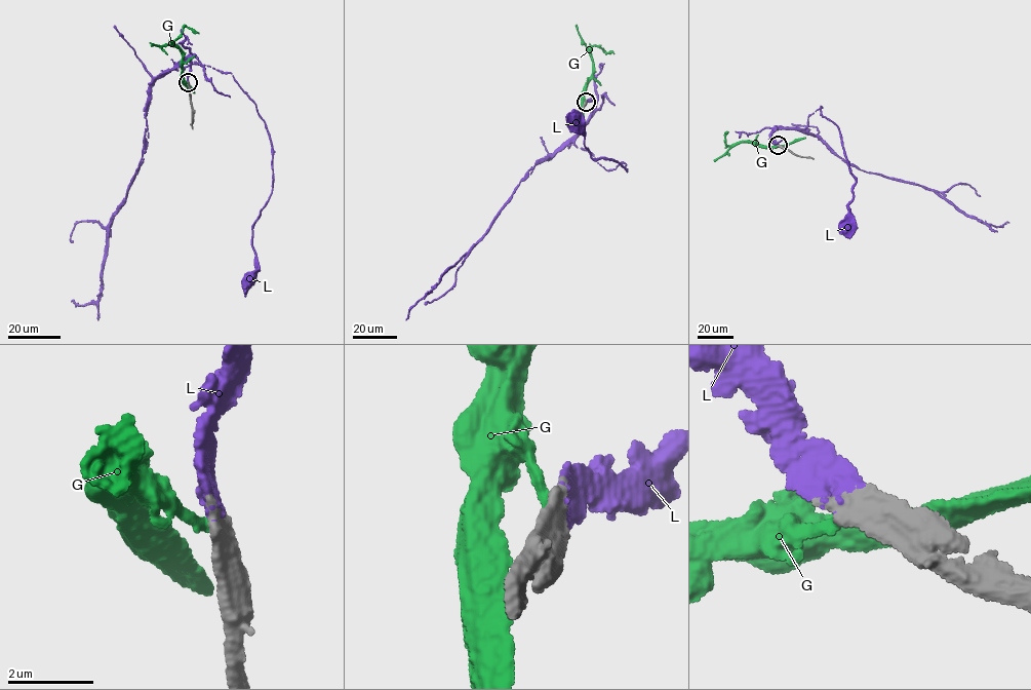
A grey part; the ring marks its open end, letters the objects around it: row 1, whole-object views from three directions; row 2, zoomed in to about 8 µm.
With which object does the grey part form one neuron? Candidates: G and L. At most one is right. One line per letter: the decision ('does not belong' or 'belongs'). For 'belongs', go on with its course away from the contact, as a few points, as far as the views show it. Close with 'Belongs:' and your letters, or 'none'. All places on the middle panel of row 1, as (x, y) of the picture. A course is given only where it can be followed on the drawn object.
G: does not belong
L: belongs; course (586, 101), (594, 105), (575, 144), (606, 169), (621, 162), (627, 170), (613, 159), (592, 158), (572, 119)
Belongs: L

